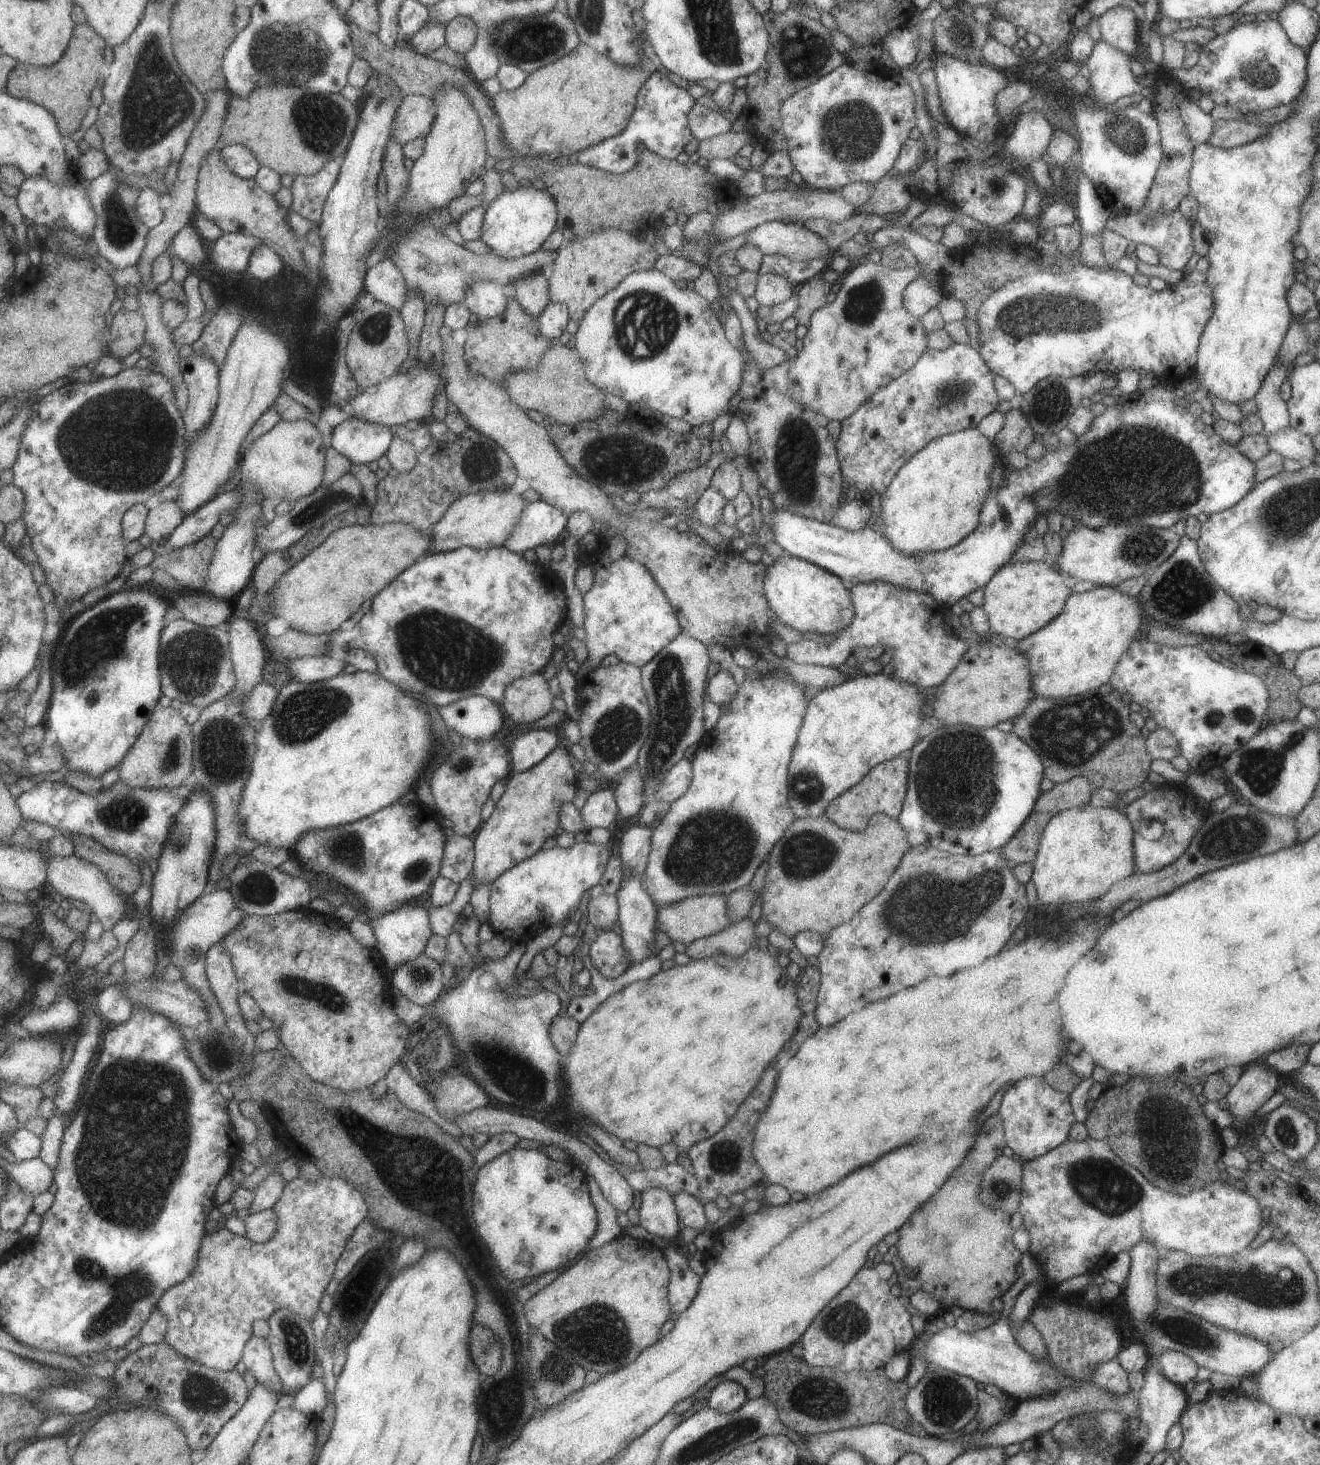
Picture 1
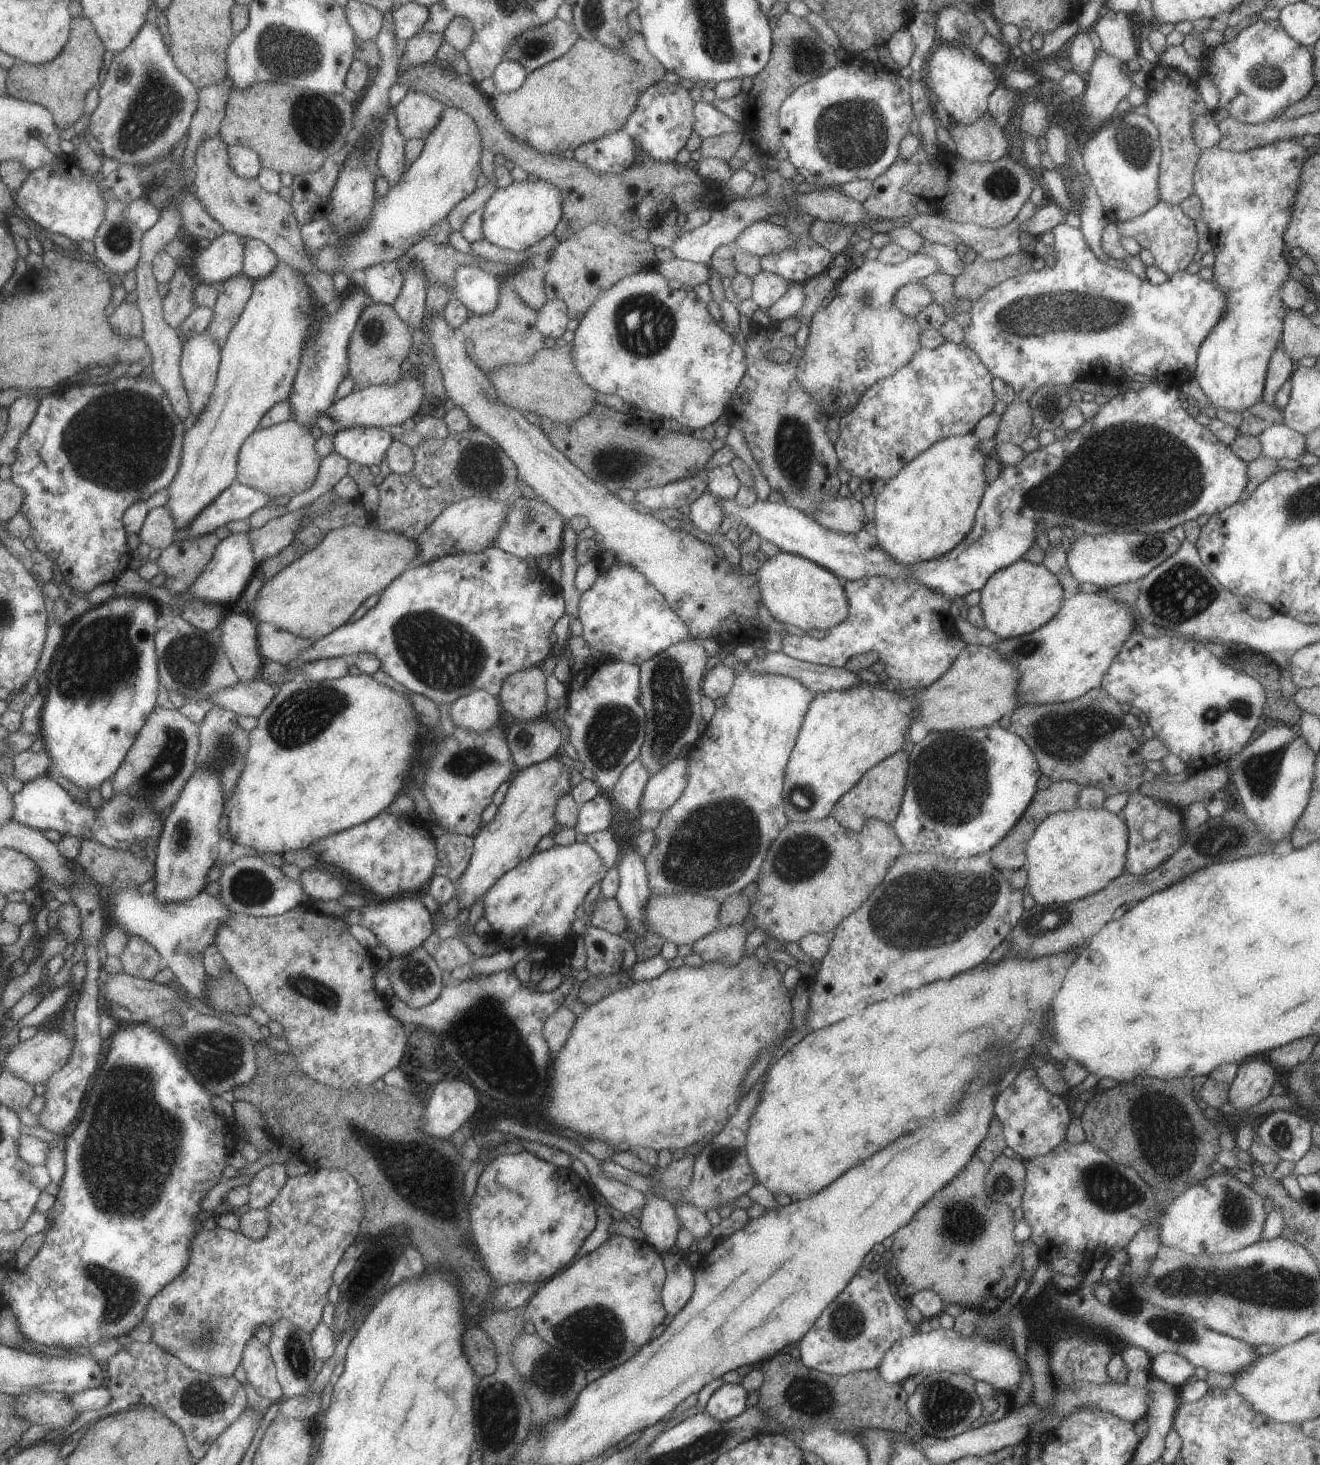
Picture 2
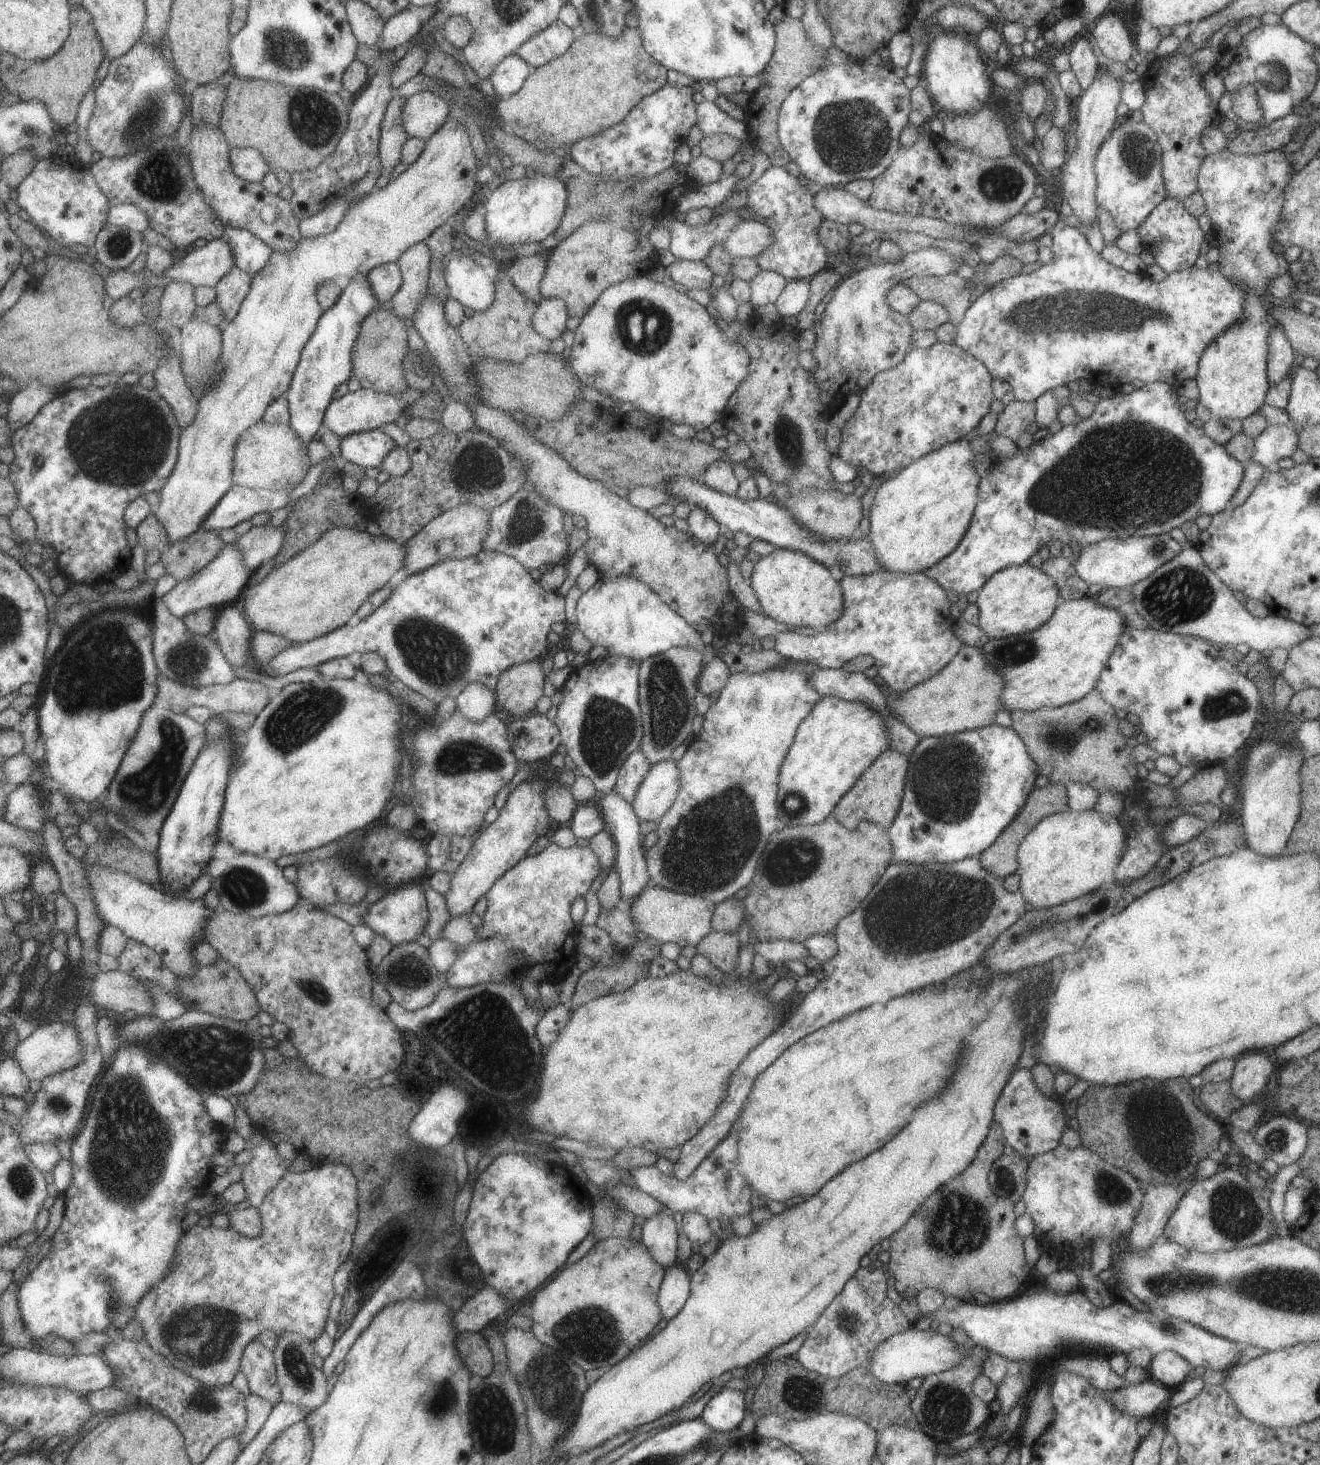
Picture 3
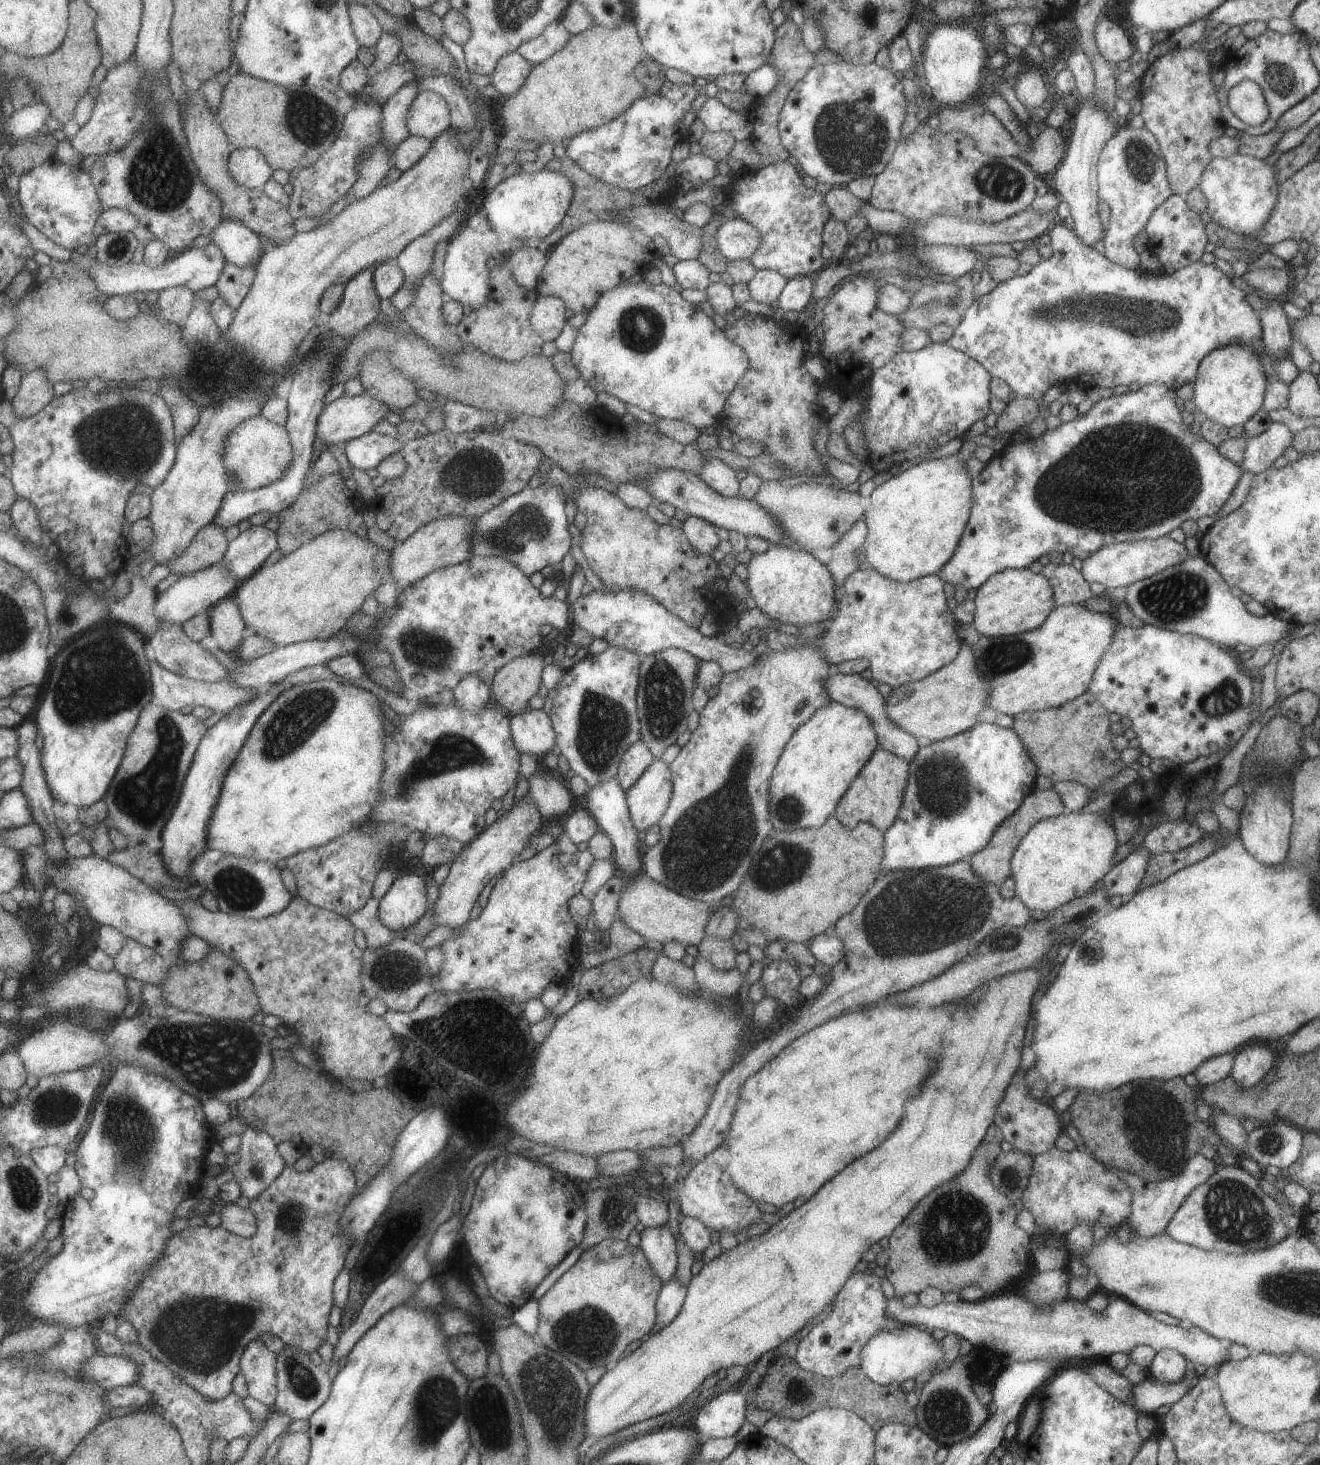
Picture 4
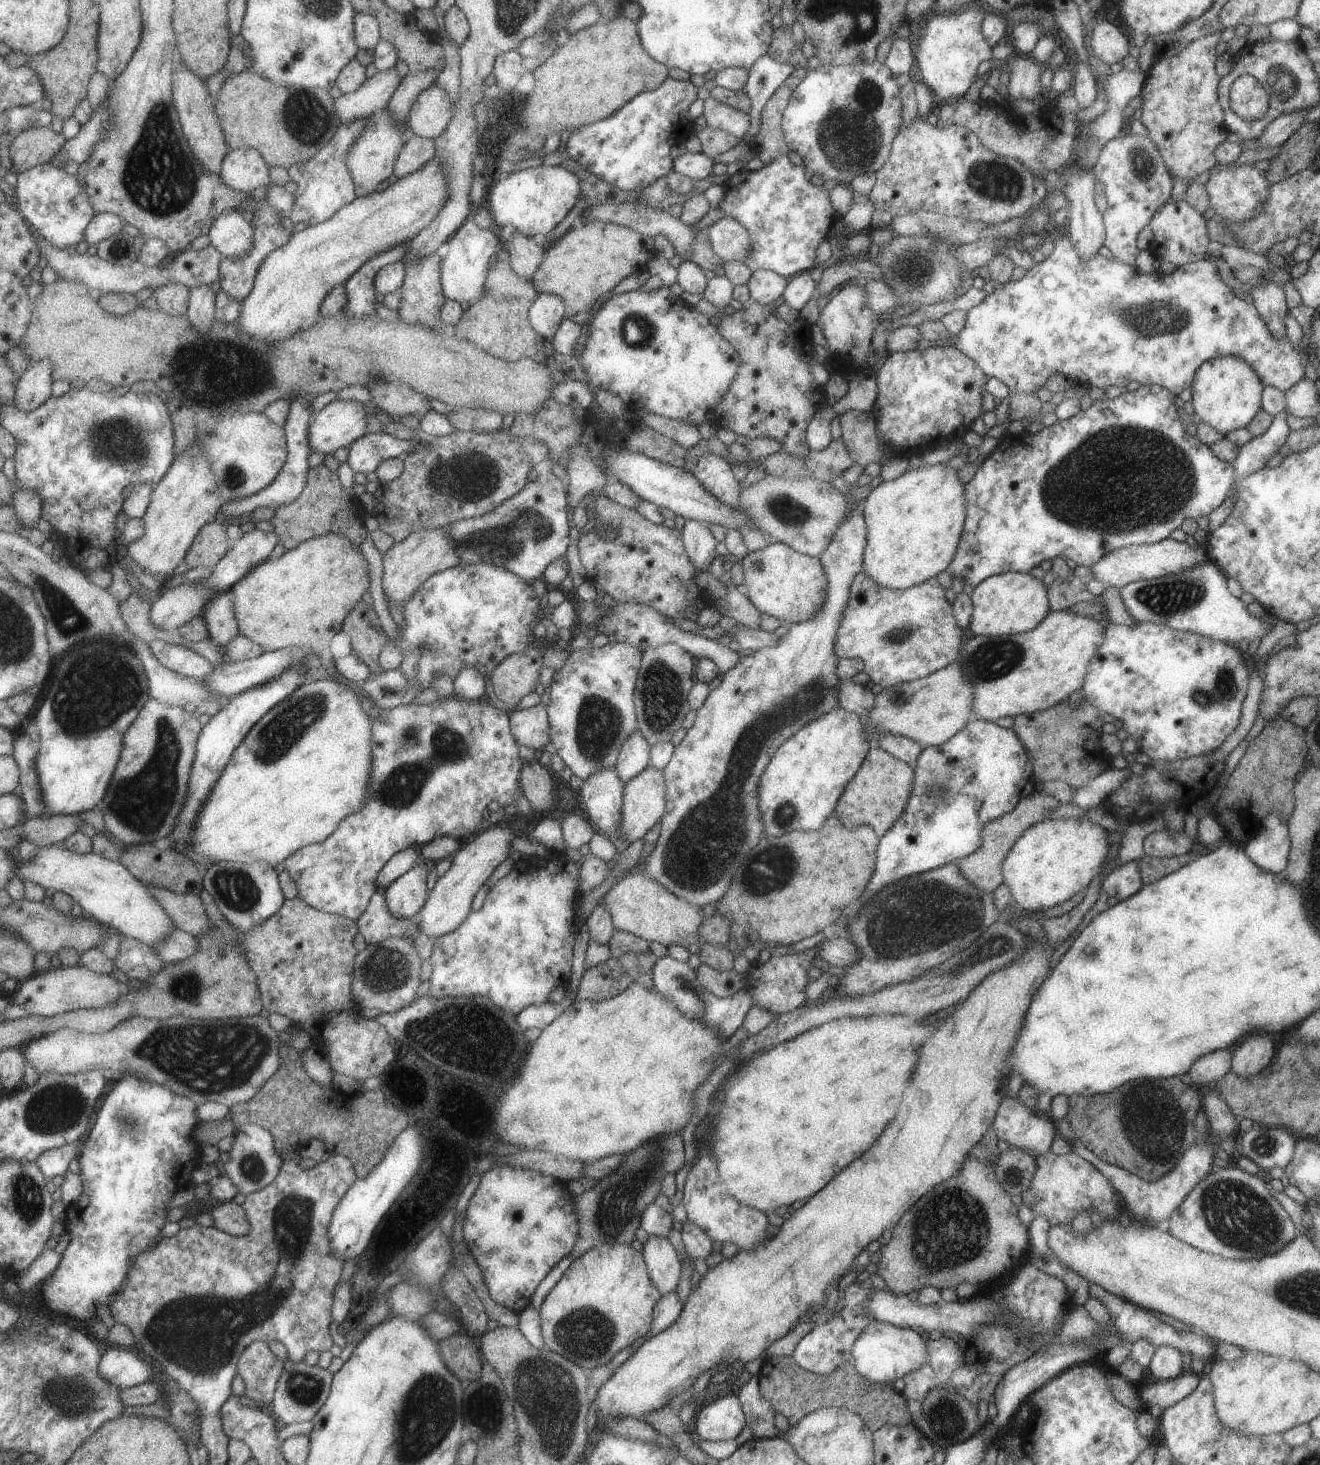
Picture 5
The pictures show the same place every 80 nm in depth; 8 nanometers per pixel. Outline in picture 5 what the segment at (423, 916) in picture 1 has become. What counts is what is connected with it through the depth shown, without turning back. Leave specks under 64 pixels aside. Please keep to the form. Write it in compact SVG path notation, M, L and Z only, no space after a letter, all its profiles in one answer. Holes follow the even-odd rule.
M419 858L413 866L385 889L386 908L397 919L416 918L428 897L424 863Z

